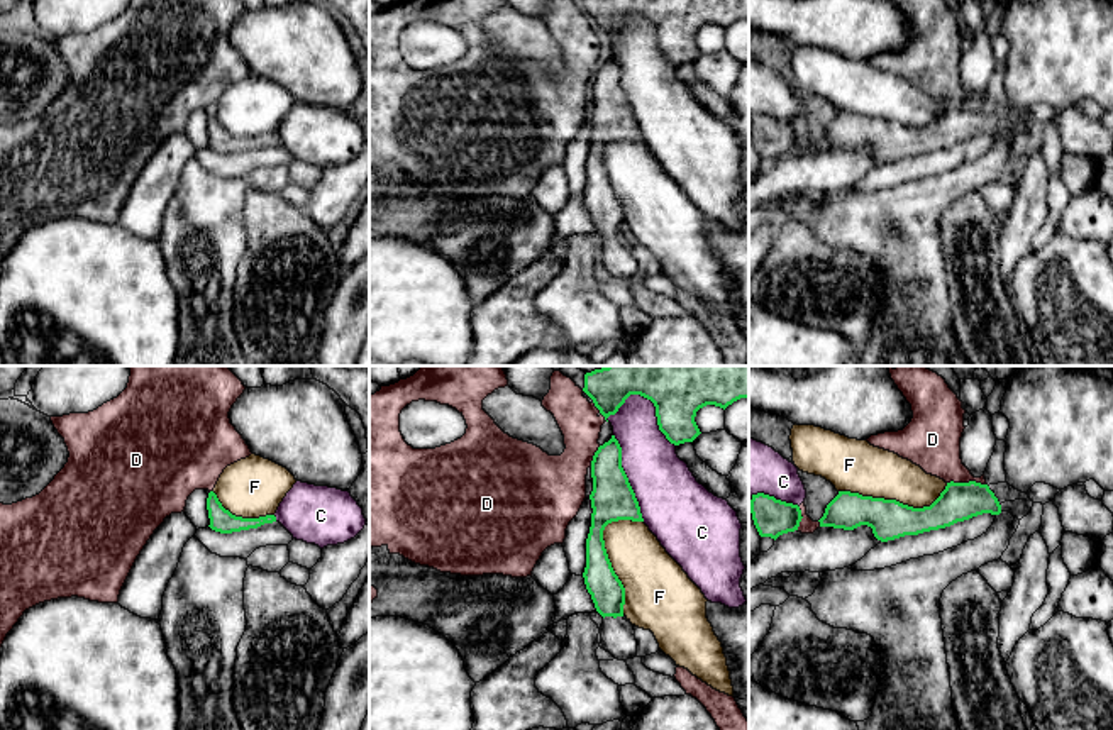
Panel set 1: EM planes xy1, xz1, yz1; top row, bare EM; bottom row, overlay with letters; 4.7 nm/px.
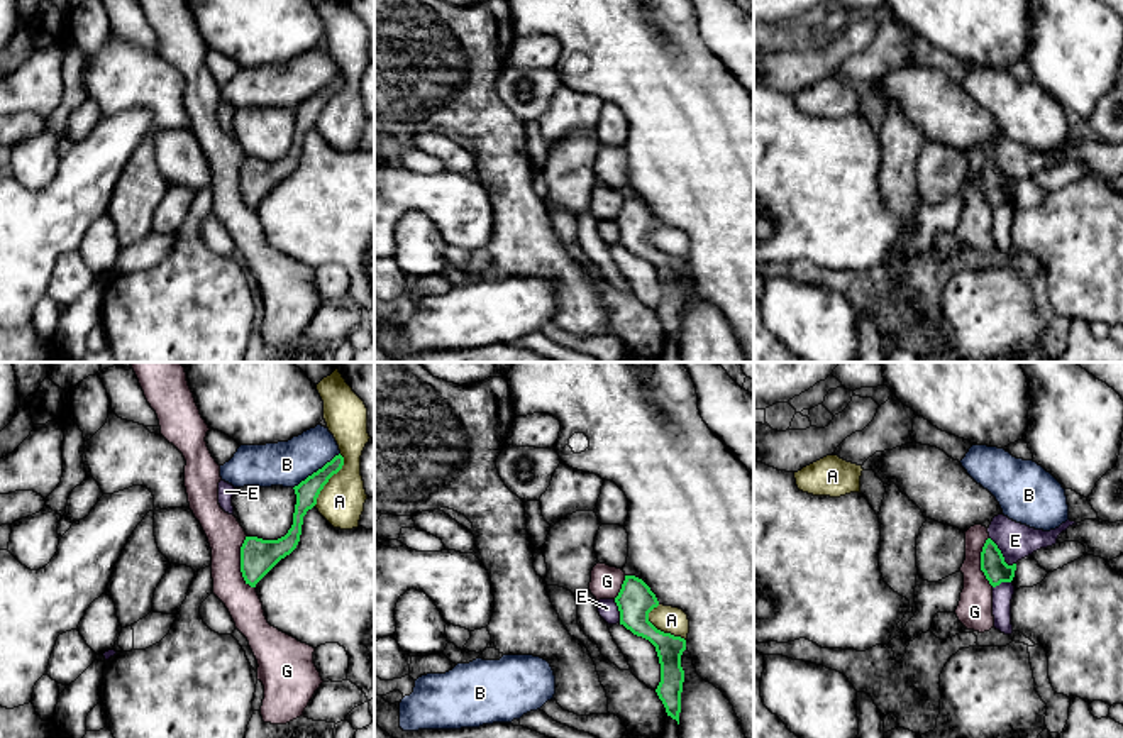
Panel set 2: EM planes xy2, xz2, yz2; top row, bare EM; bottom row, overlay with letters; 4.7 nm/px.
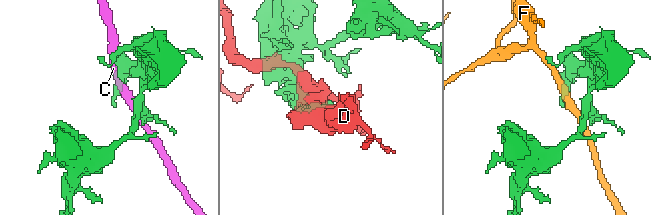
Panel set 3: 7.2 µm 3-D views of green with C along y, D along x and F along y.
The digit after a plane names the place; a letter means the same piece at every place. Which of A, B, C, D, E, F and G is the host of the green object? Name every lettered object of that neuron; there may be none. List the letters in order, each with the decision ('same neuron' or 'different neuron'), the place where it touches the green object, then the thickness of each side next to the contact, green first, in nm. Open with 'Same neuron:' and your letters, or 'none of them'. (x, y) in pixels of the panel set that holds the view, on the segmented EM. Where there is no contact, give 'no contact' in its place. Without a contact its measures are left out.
Same neuron: D
A: different neuron | xz2 (663, 632) | 170/130 nm
B: different neuron | xy2 (317, 471) | 110/220 nm
C: different neuron | xz1 (649, 398) | 440/240 nm
D: same neuron | yz1 (966, 483) | 180/260 nm
E: different neuron | yz2 (1001, 554) | 120/170 nm
F: different neuron | xz1 (607, 558) | 160/280 nm
G: different neuron | xy2 (241, 562) | 170/170 nm

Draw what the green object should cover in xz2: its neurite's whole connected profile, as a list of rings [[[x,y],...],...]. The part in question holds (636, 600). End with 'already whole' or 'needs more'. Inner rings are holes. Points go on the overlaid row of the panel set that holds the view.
[[[625,576],[615,603],[620,611],[620,625],[633,635],[649,640],[656,647],[661,664],[661,682],[656,692],[666,708],[667,716],[676,719],[679,724],[681,692],[684,682],[681,655],[686,650],[686,640],[664,633],[649,621],[649,613],[659,606],[659,601],[642,579]]] | already whole

